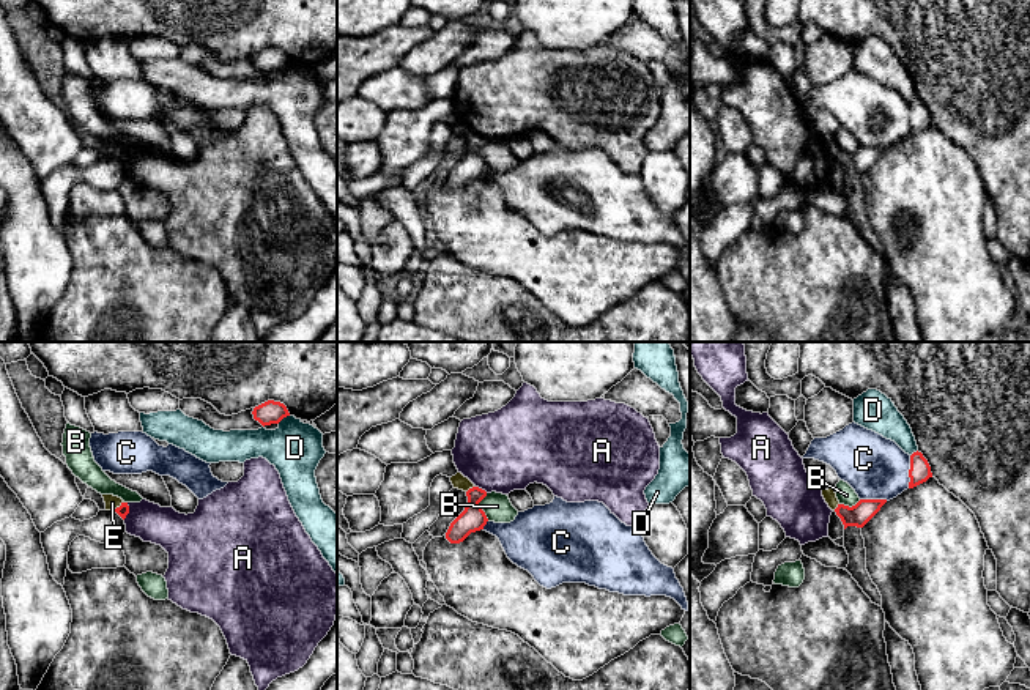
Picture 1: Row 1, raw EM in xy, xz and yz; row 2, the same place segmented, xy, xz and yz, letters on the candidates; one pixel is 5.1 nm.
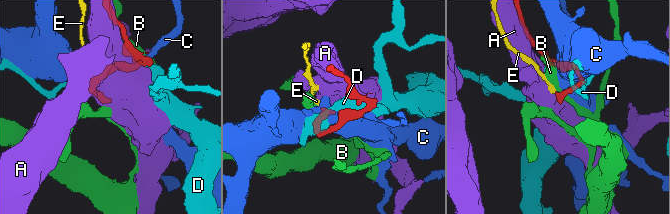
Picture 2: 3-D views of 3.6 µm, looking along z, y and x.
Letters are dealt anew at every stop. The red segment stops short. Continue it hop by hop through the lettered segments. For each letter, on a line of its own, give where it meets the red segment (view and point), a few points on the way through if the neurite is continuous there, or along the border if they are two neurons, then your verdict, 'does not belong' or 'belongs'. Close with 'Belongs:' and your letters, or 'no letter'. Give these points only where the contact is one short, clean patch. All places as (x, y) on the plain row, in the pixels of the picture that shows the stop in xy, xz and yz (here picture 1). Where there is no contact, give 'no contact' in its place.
A: meets red in xy at (128, 158); does not belong
B: meets red in xz at (481, 155); does not belong
C: meets red in yz at (909, 118); does not belong
D: meets red in xy at (282, 65); does not belong
E: meets red in xy at (120, 153); border along xy (123, 148), (114, 156); does not belong
Belongs: no letter

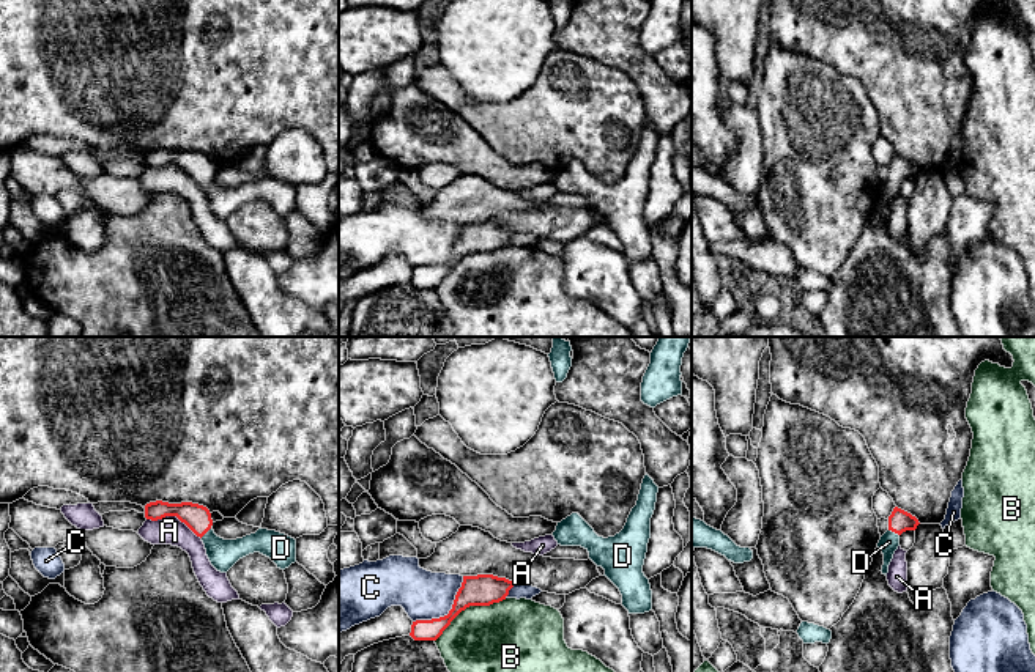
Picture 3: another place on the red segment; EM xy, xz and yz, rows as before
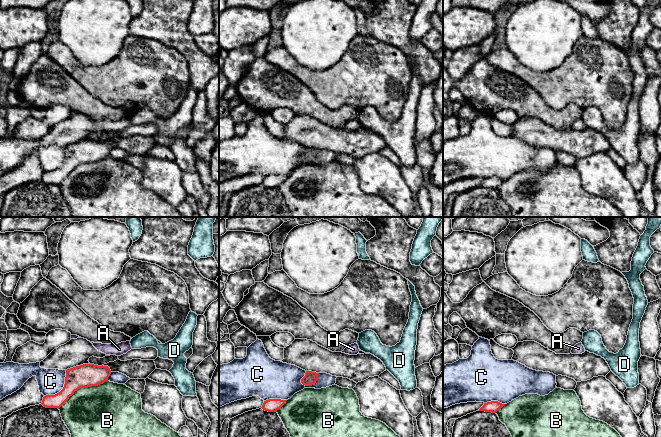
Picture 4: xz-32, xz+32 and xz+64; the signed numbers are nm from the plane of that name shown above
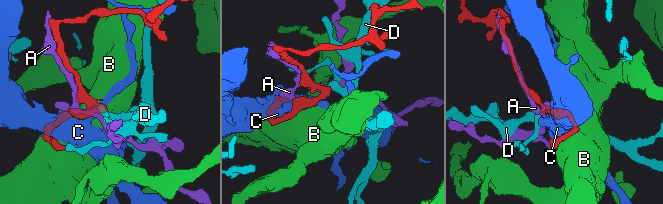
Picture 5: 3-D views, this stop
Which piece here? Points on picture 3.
A: meets red in xy at (174, 162); does not belong
B: meets red in xz at (468, 254); does not belong
C: meets red in xz at (449, 260); does not belong
D: meets red in xy at (205, 180); runs through xy (197, 166), (205, 180), (222, 202); belongs
Belongs: D

